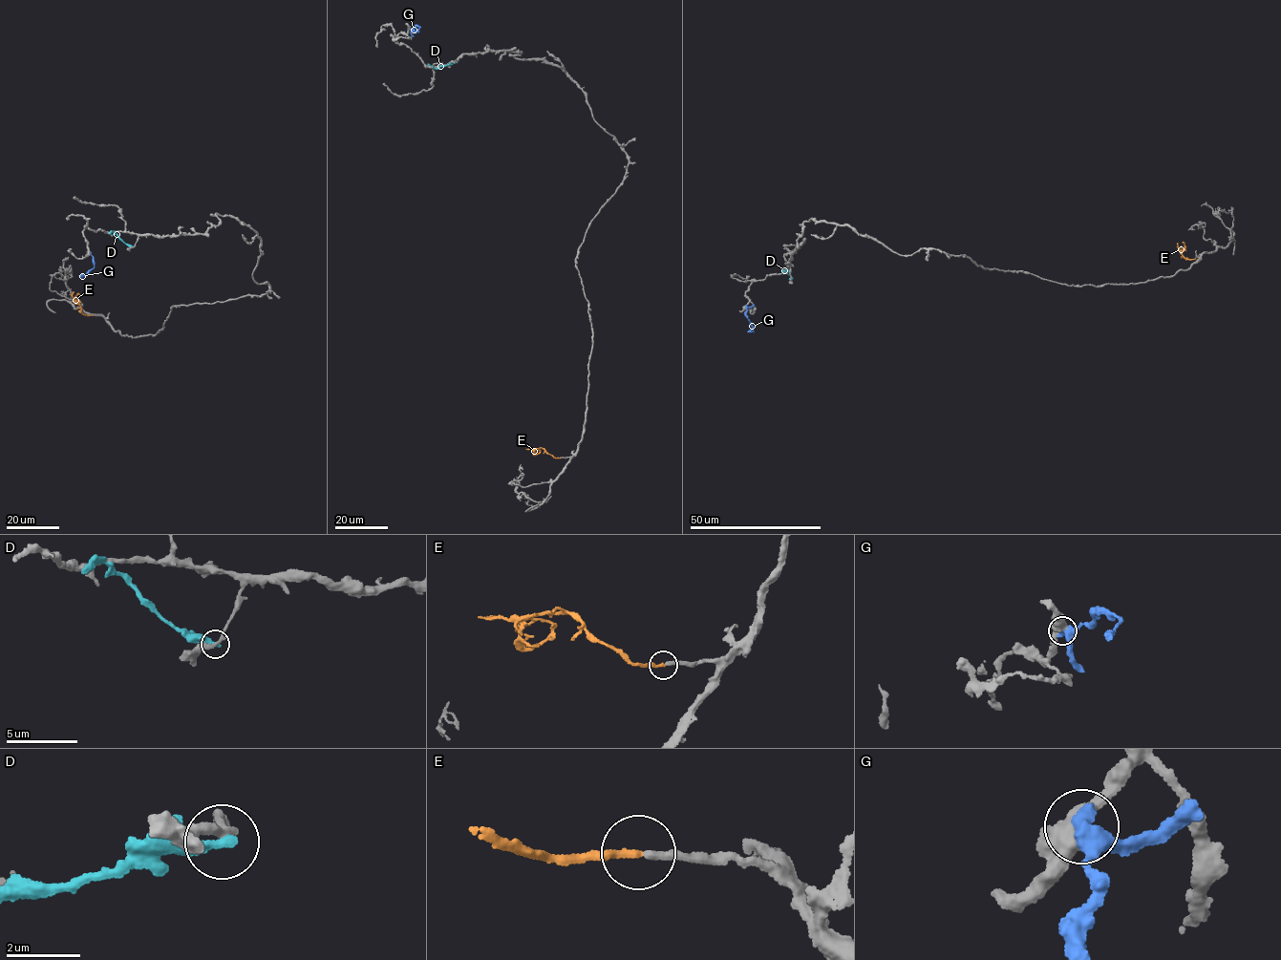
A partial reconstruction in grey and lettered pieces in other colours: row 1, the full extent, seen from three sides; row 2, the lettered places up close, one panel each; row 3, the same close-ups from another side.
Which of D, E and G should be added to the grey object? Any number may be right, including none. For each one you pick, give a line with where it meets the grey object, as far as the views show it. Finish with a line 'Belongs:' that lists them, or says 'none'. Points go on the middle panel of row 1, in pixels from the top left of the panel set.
E: Touches grey at (560, 458)
Belongs: E

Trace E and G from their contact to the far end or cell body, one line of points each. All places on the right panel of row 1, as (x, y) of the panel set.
E: (1198, 256), (1188, 260), (1182, 255), (1183, 243)
G: (746, 307), (746, 317), (752, 328), (747, 331)

